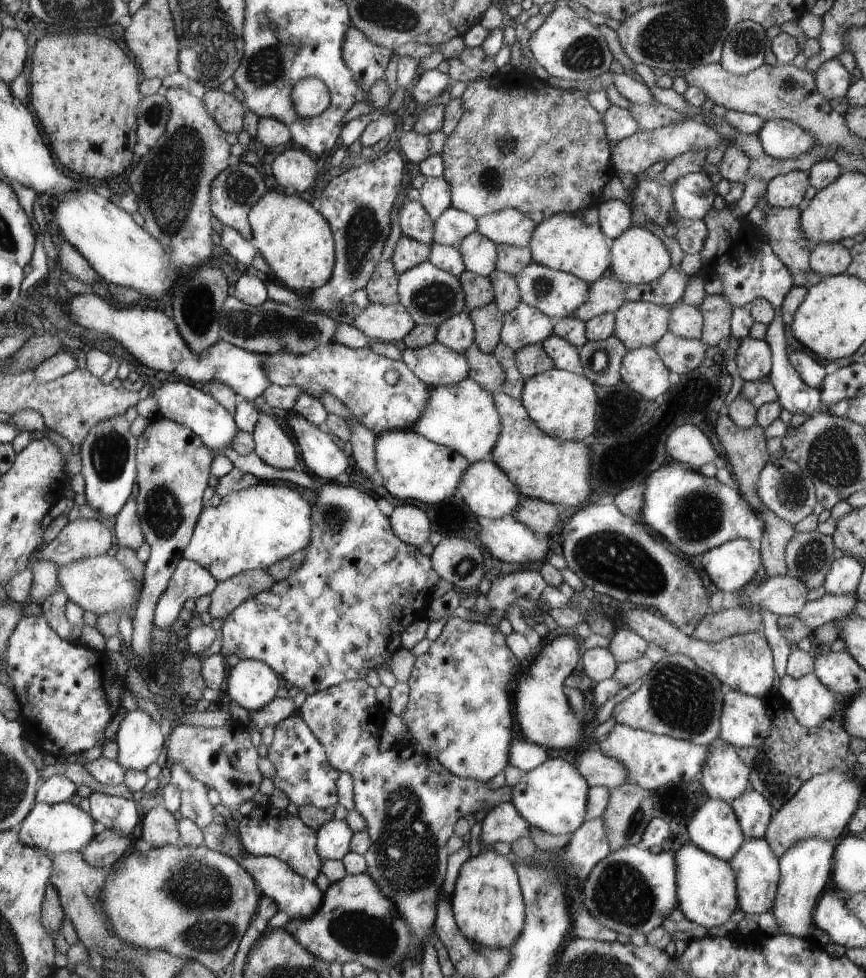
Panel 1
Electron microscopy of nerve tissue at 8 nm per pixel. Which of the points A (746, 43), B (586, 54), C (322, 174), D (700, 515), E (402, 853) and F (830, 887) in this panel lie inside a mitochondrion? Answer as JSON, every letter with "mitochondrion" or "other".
{"A":"mitochondrion","B":"mitochondrion","C":"other","D":"mitochondrion","E":"mitochondrion","F":"other"}

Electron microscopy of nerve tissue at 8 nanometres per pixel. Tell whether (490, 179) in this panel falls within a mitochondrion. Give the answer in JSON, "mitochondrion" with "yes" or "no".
{"mitochondrion":"yes"}

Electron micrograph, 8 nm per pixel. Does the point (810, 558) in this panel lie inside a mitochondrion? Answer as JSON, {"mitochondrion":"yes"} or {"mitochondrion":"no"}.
{"mitochondrion":"yes"}

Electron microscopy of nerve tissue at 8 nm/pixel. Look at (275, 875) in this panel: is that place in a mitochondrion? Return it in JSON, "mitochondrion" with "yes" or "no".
{"mitochondrion":"no"}

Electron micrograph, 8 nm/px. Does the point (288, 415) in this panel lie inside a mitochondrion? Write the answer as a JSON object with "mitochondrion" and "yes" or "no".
{"mitochondrion":"no"}

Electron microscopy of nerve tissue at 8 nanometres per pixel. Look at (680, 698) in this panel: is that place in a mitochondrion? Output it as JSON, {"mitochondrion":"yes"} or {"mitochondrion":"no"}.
{"mitochondrion":"yes"}

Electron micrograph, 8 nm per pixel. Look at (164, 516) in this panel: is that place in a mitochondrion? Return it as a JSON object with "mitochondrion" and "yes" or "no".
{"mitochondrion":"yes"}

